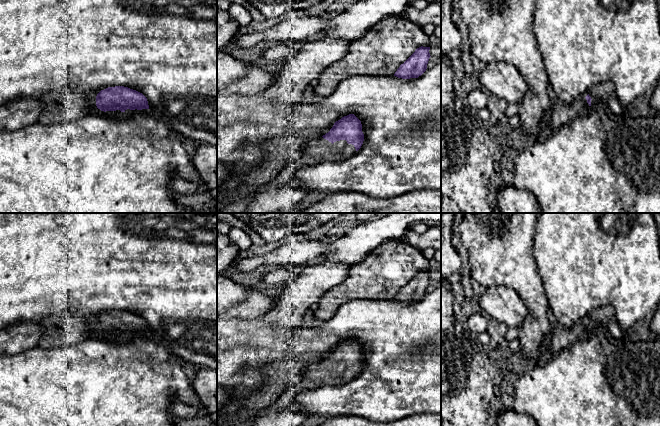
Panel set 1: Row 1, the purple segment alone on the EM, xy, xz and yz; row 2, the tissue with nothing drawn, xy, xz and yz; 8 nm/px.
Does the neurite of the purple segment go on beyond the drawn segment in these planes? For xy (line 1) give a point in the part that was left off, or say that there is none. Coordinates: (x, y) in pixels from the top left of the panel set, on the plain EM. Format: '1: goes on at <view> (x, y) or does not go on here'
1: goes on at xy (95, 316)

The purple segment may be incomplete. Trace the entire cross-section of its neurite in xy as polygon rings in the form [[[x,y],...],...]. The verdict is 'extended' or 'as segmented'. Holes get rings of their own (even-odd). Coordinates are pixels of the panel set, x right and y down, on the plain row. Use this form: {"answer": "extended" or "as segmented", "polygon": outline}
{"answer": "extended", "polygon": [[[108,311],[96,313],[91,317],[96,322],[97,332],[104,336],[149,333],[147,322],[142,317],[128,311]]]}

